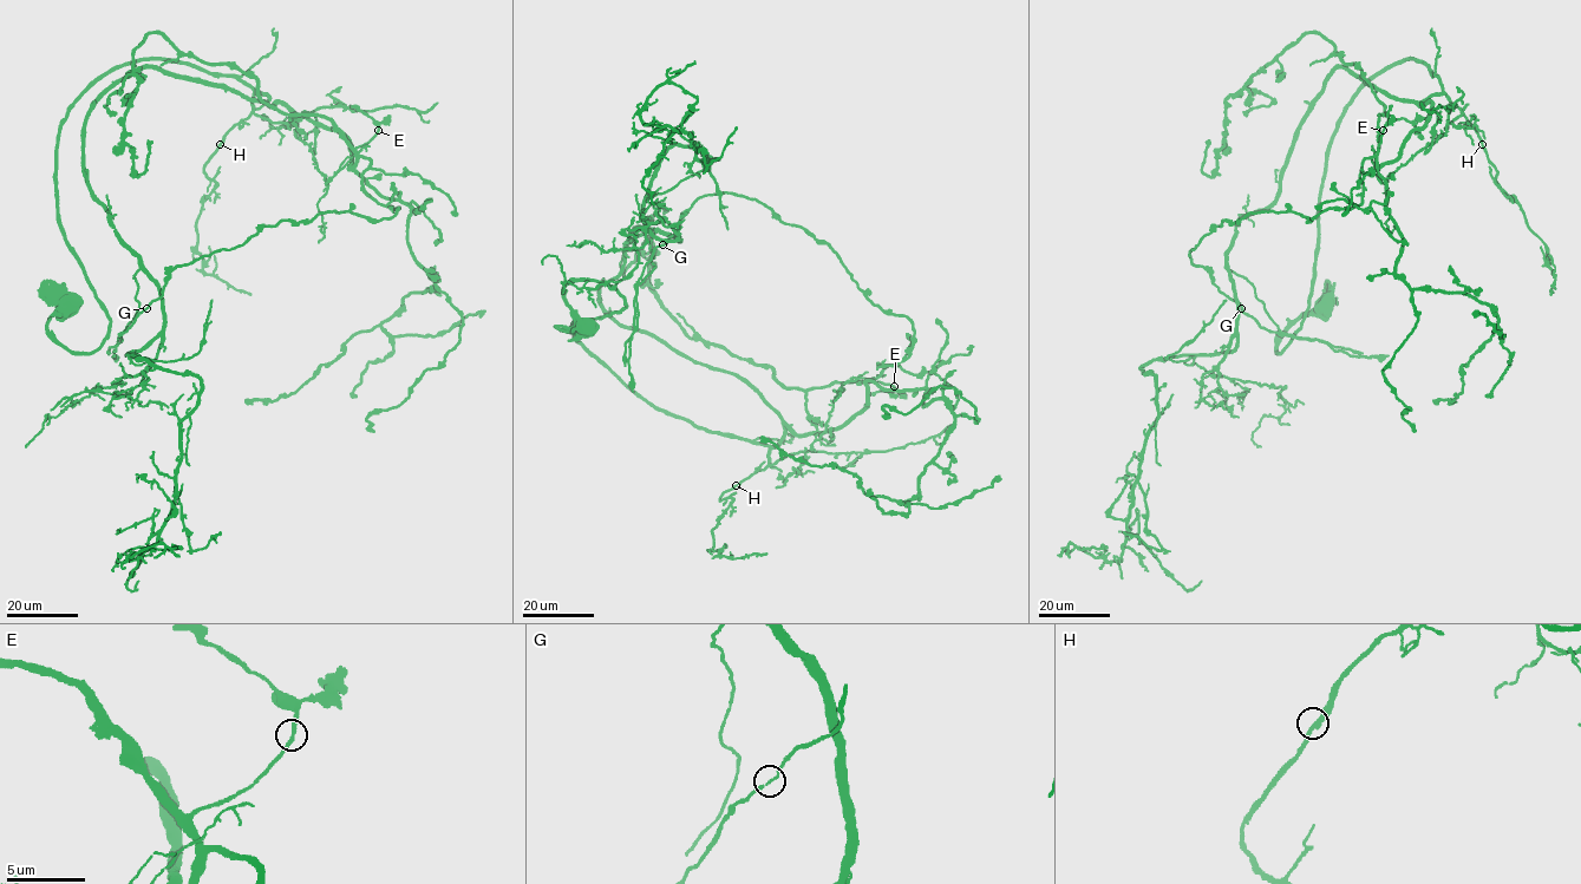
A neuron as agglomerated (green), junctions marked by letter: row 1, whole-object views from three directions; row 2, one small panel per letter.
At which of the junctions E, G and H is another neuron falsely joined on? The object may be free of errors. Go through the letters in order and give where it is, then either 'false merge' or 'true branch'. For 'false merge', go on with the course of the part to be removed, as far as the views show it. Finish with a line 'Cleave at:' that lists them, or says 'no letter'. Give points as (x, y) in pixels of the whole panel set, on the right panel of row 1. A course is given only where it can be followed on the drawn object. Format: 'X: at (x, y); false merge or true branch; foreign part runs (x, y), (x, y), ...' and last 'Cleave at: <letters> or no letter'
E: at (1383, 130); true branch
G: at (1241, 308); true branch
H: at (1482, 144); true branch
Cleave at: no letter

